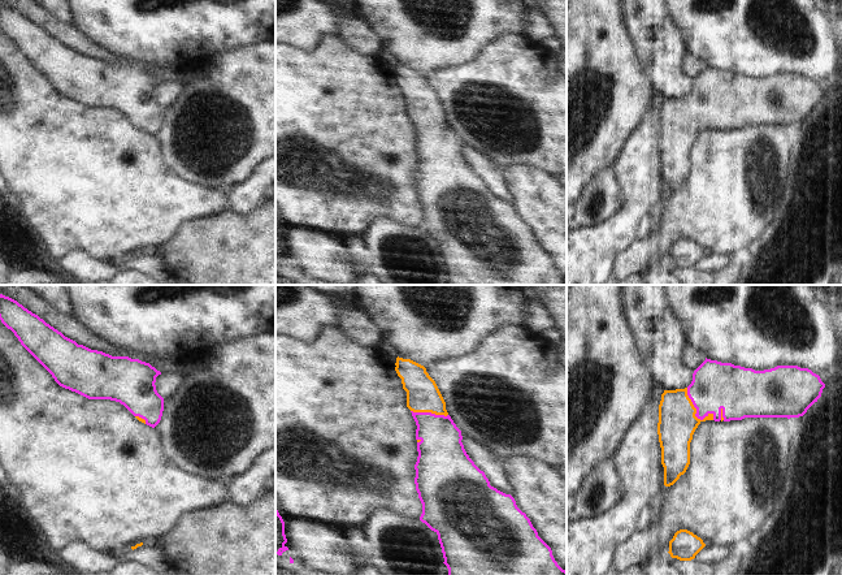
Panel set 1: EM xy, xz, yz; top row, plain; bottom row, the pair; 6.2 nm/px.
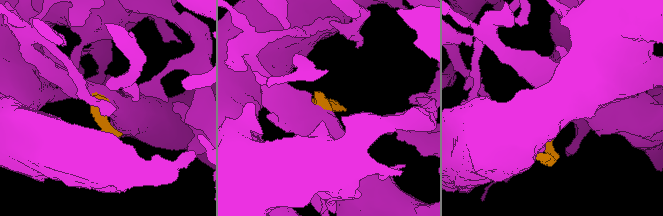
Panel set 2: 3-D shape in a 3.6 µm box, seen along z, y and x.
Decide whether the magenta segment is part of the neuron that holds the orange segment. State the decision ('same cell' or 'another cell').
same cell

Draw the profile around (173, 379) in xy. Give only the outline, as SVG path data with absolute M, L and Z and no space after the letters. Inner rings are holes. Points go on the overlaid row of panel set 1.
M161 373L156 377L156 390L165 399L175 392L181 384L181 380L181 373Z

